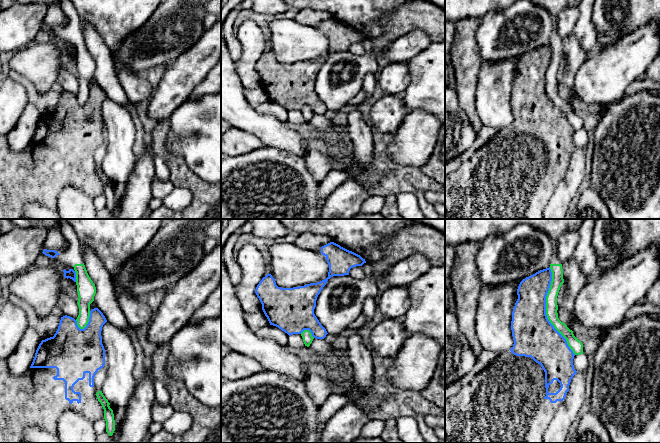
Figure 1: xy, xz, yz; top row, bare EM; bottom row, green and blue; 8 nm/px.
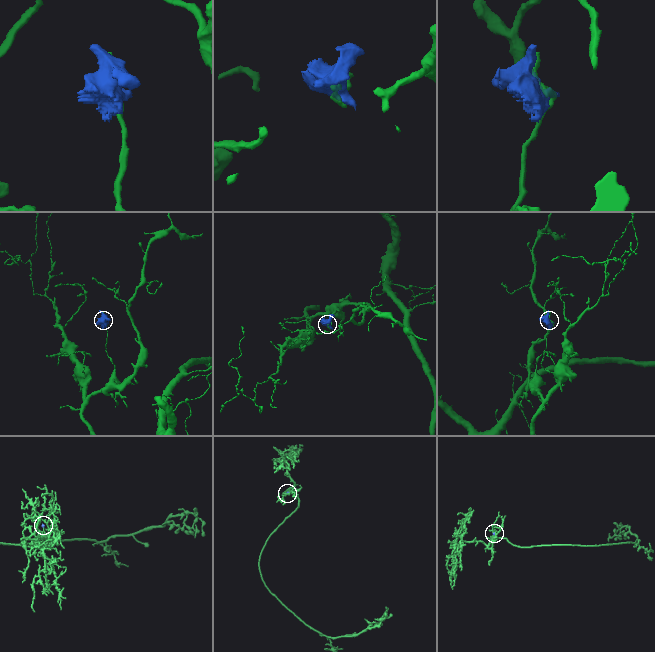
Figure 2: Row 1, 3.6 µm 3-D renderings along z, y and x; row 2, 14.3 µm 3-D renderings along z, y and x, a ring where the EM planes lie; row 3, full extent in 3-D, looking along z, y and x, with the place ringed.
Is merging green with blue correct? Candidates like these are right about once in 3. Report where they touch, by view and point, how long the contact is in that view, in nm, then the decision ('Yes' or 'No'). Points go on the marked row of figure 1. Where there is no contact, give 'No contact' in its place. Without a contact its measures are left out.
Touches green at yz (546, 311). Shared border 750 nm. No

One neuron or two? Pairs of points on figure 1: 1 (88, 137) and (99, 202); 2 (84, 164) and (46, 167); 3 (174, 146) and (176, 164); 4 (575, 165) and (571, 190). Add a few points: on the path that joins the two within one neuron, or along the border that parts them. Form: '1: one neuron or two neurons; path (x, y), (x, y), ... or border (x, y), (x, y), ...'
1: two neurons; border (103, 193), (92, 198)
2: one neuron; path (75, 164), (55, 164)
3: two neurons; border (169, 132), (168, 153), (179, 155), (192, 171)
4: one neuron; path (575, 171), (571, 184)

